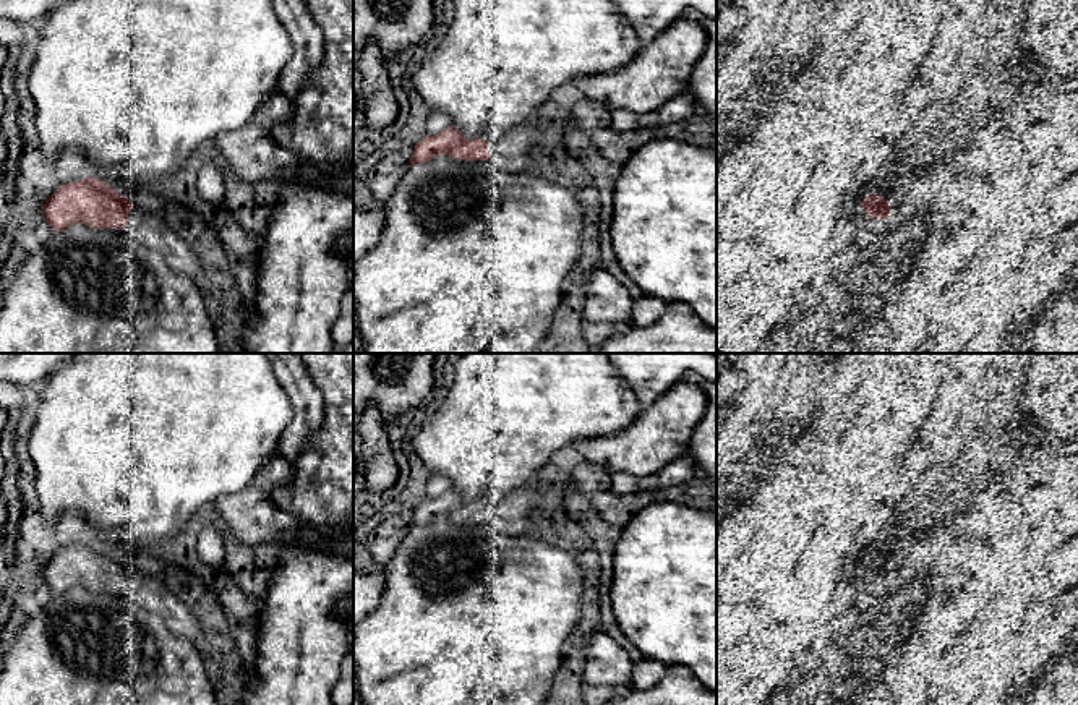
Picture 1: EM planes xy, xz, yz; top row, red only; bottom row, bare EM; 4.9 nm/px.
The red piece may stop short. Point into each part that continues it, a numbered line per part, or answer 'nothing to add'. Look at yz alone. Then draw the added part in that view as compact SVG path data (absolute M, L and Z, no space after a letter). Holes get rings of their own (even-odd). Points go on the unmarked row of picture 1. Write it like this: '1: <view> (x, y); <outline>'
1: yz (872, 589); M864 574L862 579L866 582L864 603L872 603L880 596L887 583L883 585L877 580L869 582Z

